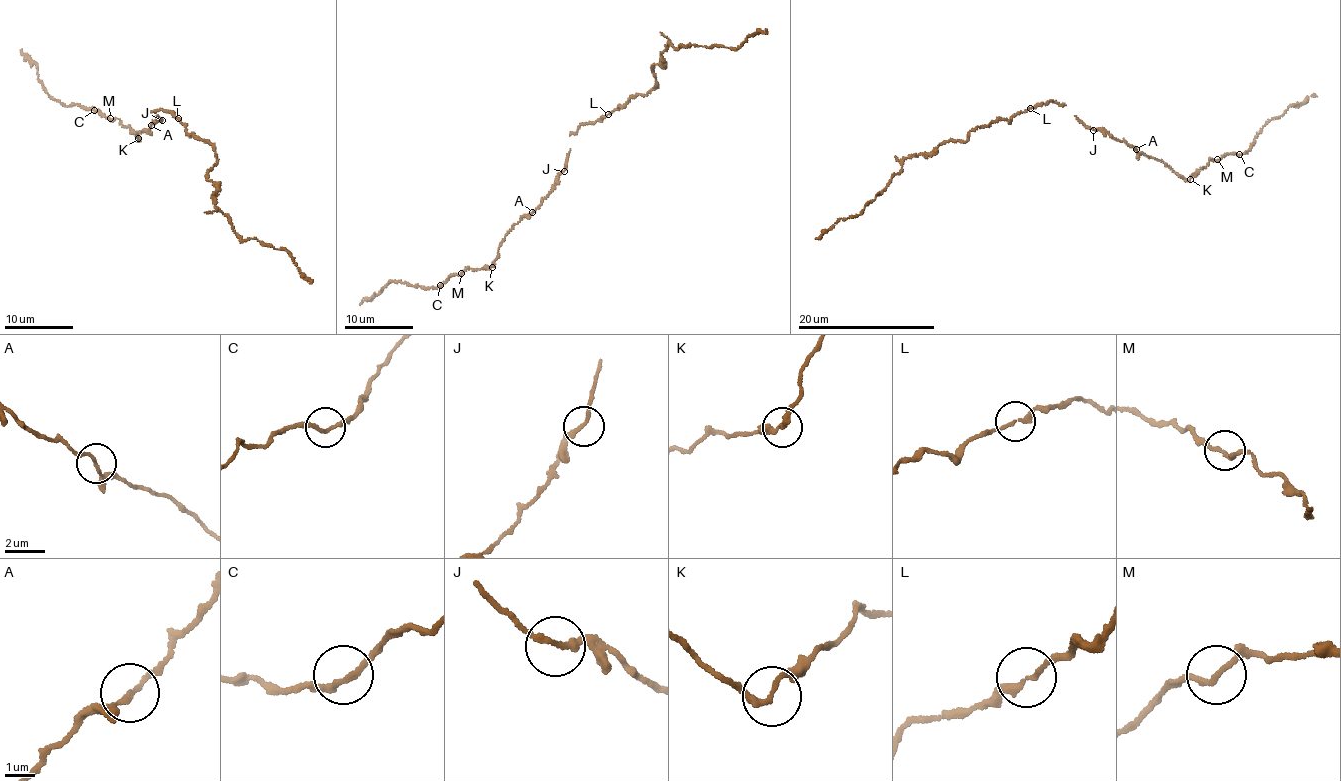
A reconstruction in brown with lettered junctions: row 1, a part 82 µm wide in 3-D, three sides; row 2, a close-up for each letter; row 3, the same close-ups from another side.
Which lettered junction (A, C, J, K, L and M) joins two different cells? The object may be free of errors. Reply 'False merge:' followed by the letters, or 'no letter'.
False merge: no letter

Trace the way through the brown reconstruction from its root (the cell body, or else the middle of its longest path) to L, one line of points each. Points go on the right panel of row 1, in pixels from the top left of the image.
L: (1066, 105), (1049, 100), (1029, 109)

